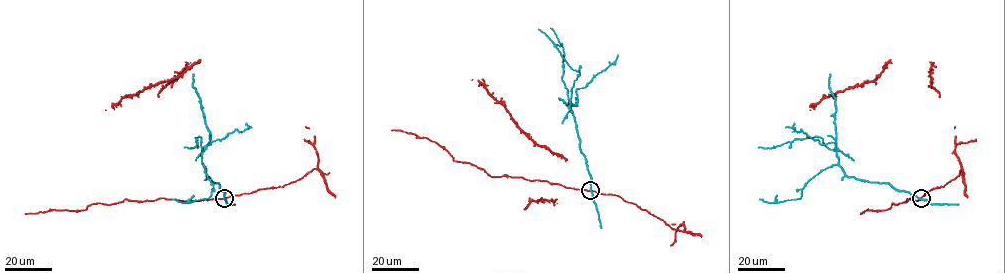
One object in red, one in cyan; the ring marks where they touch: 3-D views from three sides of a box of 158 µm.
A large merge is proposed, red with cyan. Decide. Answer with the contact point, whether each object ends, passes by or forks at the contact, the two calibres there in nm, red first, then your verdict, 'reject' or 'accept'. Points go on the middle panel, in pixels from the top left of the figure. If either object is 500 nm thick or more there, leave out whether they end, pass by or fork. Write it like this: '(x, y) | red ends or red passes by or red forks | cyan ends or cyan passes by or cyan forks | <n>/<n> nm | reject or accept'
(590, 190) | red passes by | cyan passes by | 200/380 nm | reject

